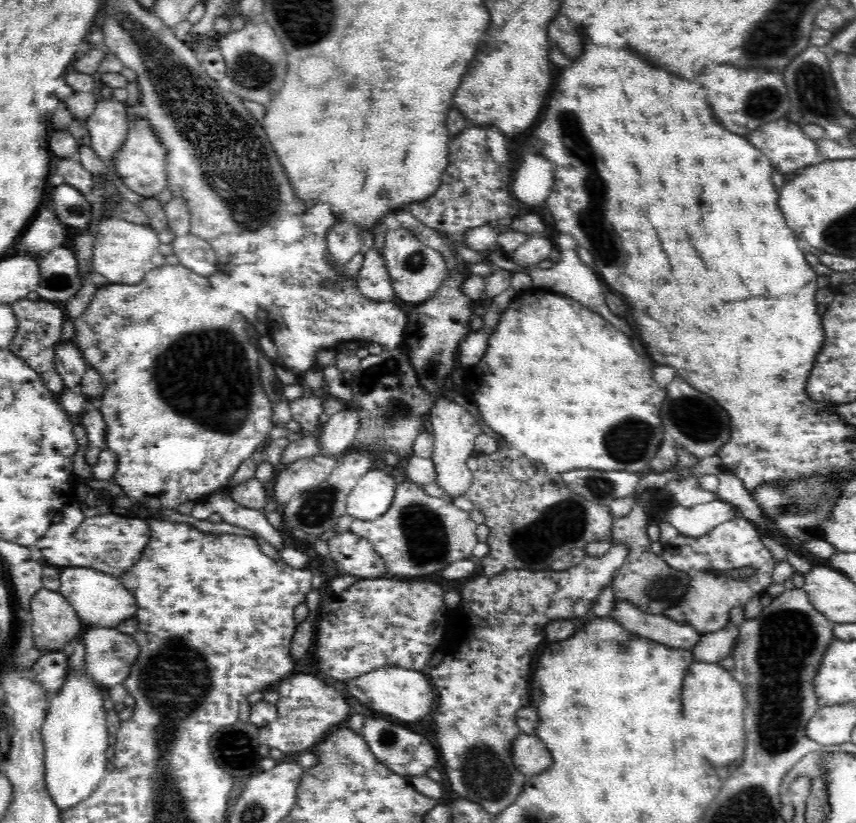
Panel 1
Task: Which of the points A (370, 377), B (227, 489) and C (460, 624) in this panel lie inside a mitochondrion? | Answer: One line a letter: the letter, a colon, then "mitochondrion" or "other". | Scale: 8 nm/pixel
A: mitochondrion
B: other
C: other

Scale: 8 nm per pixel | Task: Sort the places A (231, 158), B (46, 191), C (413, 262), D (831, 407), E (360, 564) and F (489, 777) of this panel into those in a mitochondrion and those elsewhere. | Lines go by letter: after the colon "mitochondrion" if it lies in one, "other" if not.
A: mitochondrion
B: other
C: mitochondrion
D: other
E: other
F: mitochondrion

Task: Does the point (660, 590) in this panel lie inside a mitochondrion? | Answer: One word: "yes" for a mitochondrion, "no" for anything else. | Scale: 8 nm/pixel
yes

